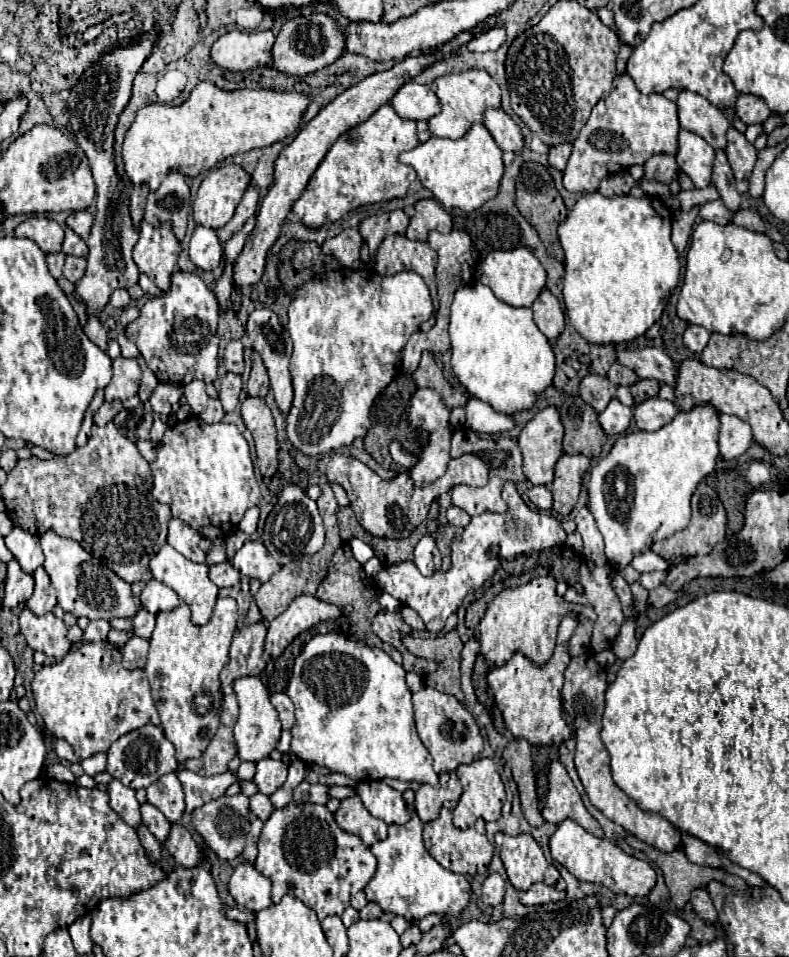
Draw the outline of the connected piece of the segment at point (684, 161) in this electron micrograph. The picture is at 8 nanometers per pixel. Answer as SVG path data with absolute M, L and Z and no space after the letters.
M681 128L677 142L677 164L697 188L705 188L711 182L711 168L715 150L697 134Z

